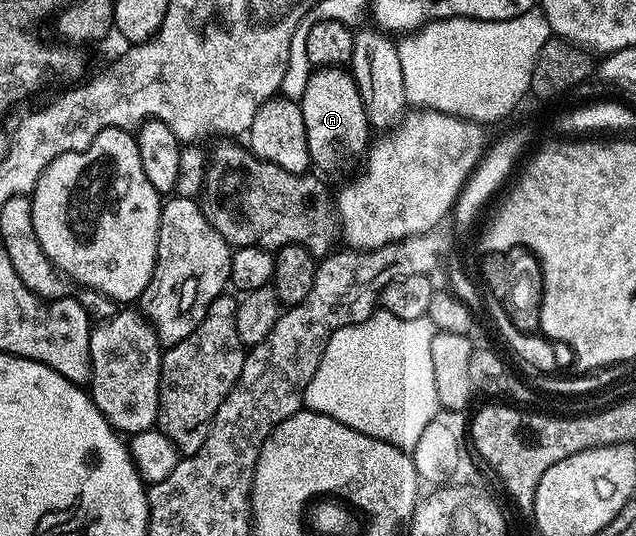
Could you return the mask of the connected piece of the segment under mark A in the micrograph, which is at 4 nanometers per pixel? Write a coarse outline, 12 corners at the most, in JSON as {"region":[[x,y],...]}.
{"region":[[312,68],[303,97],[309,155],[364,152],[369,122],[346,68]]}

